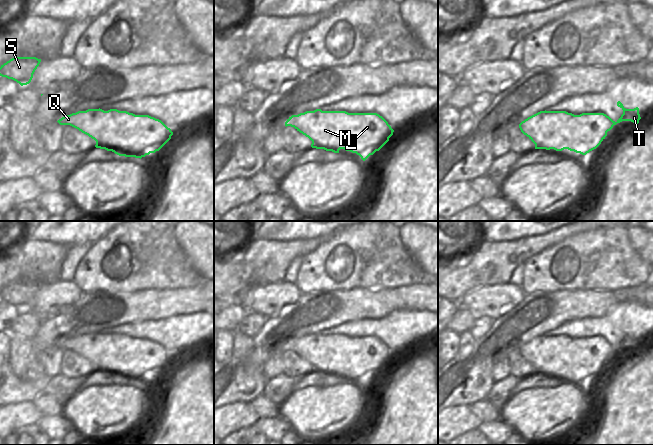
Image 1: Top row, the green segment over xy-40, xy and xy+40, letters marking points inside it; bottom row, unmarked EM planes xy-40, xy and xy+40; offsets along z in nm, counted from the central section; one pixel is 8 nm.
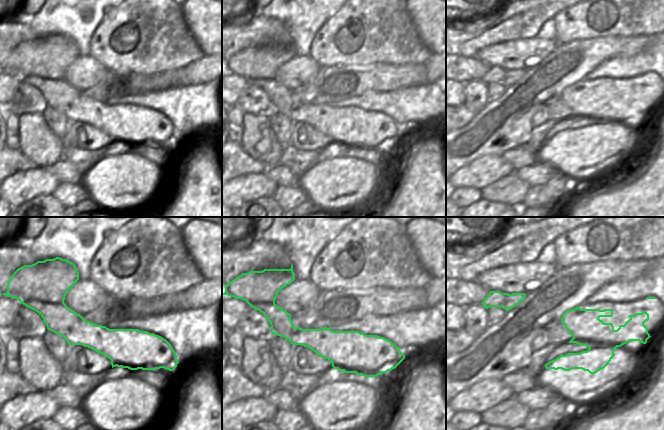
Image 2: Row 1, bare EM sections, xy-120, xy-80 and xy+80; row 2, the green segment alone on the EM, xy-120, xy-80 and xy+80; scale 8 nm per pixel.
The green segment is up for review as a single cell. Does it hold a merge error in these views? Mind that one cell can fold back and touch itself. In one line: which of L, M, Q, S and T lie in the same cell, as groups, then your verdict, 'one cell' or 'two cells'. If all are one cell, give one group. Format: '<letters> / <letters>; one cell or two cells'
L M Q S T; one cell

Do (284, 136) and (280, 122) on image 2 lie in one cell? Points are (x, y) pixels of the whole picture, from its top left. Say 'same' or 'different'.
same

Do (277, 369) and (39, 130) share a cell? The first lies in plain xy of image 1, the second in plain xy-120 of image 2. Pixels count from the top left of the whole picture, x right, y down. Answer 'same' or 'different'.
different

